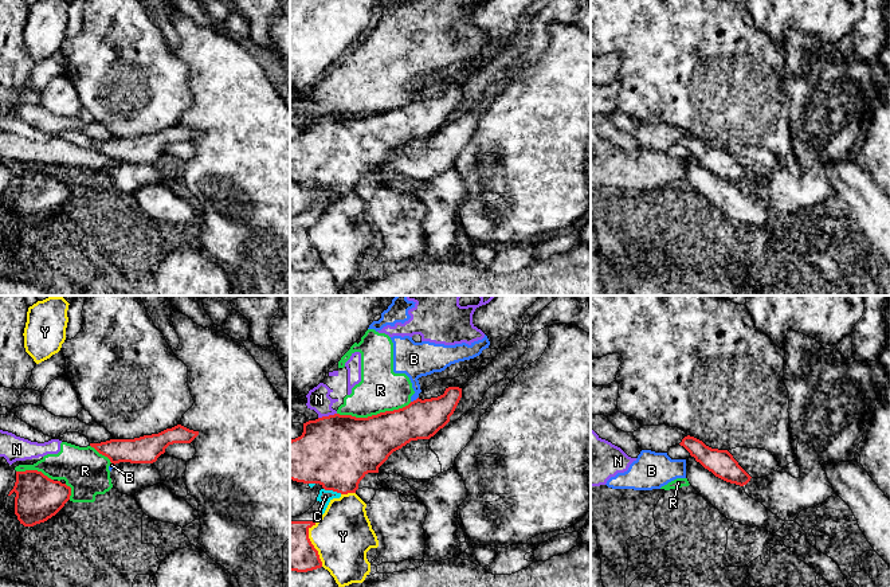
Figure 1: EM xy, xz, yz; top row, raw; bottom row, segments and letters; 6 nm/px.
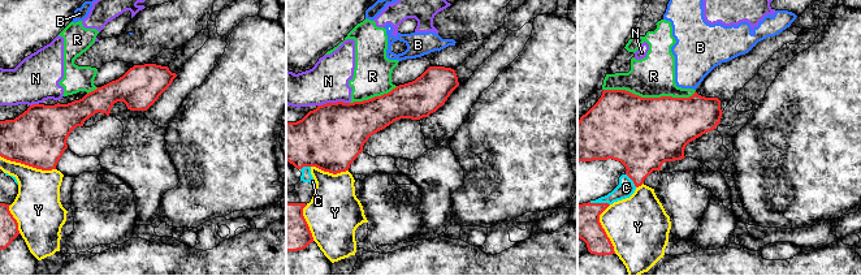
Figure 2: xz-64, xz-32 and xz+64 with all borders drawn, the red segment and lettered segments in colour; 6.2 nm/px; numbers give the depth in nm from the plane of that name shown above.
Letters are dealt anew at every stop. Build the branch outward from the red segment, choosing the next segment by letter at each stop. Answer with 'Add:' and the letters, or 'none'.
Add: C

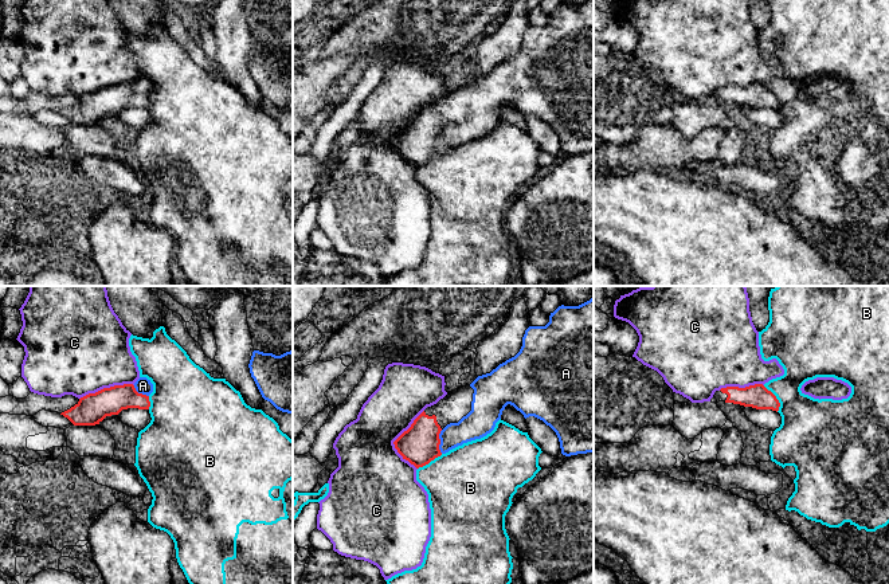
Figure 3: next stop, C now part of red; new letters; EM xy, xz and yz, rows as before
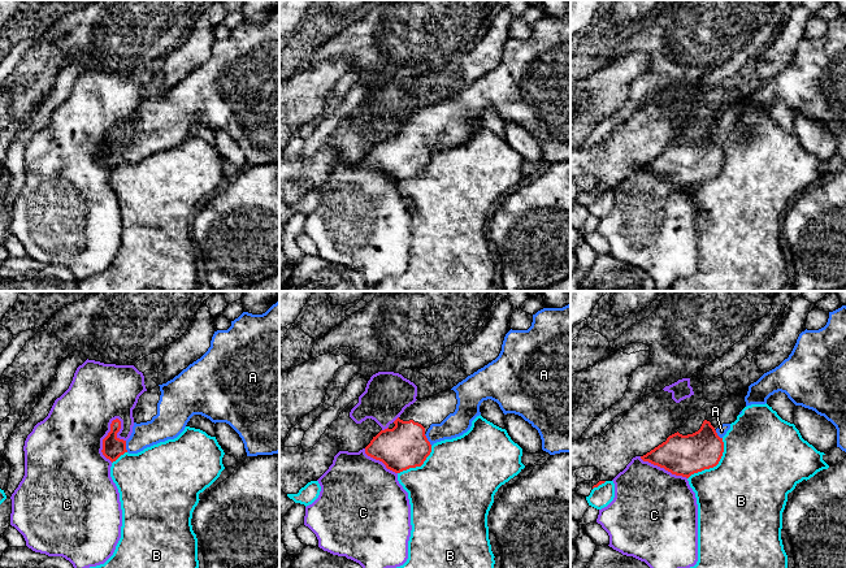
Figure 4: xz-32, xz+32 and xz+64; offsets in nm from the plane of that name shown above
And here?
Add: A

